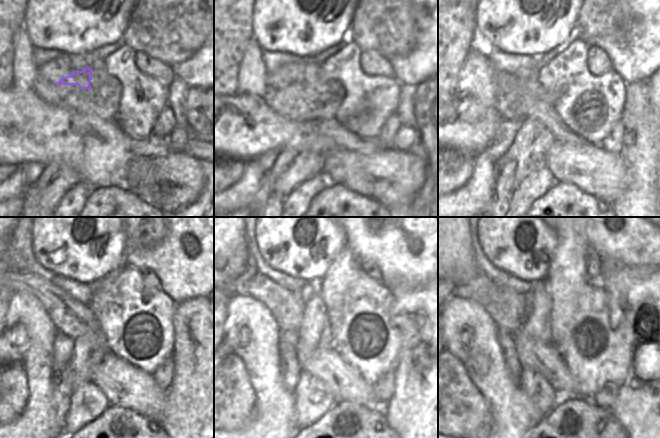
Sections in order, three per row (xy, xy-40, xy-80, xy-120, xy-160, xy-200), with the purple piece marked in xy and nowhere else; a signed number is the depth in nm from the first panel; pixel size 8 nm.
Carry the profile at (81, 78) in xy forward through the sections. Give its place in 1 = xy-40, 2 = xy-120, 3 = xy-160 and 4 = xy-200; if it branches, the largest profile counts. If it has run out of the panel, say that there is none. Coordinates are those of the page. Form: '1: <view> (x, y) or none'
1: xy-40 (305, 78)
2: xy-120 (19, 277)
3: xy-160 (238, 279)
4: xy-200 (500, 304)

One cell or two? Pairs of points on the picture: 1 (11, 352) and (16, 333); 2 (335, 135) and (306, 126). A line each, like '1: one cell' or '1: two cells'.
1: one cell
2: two cells

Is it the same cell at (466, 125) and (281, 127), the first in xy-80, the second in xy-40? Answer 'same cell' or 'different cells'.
same cell

